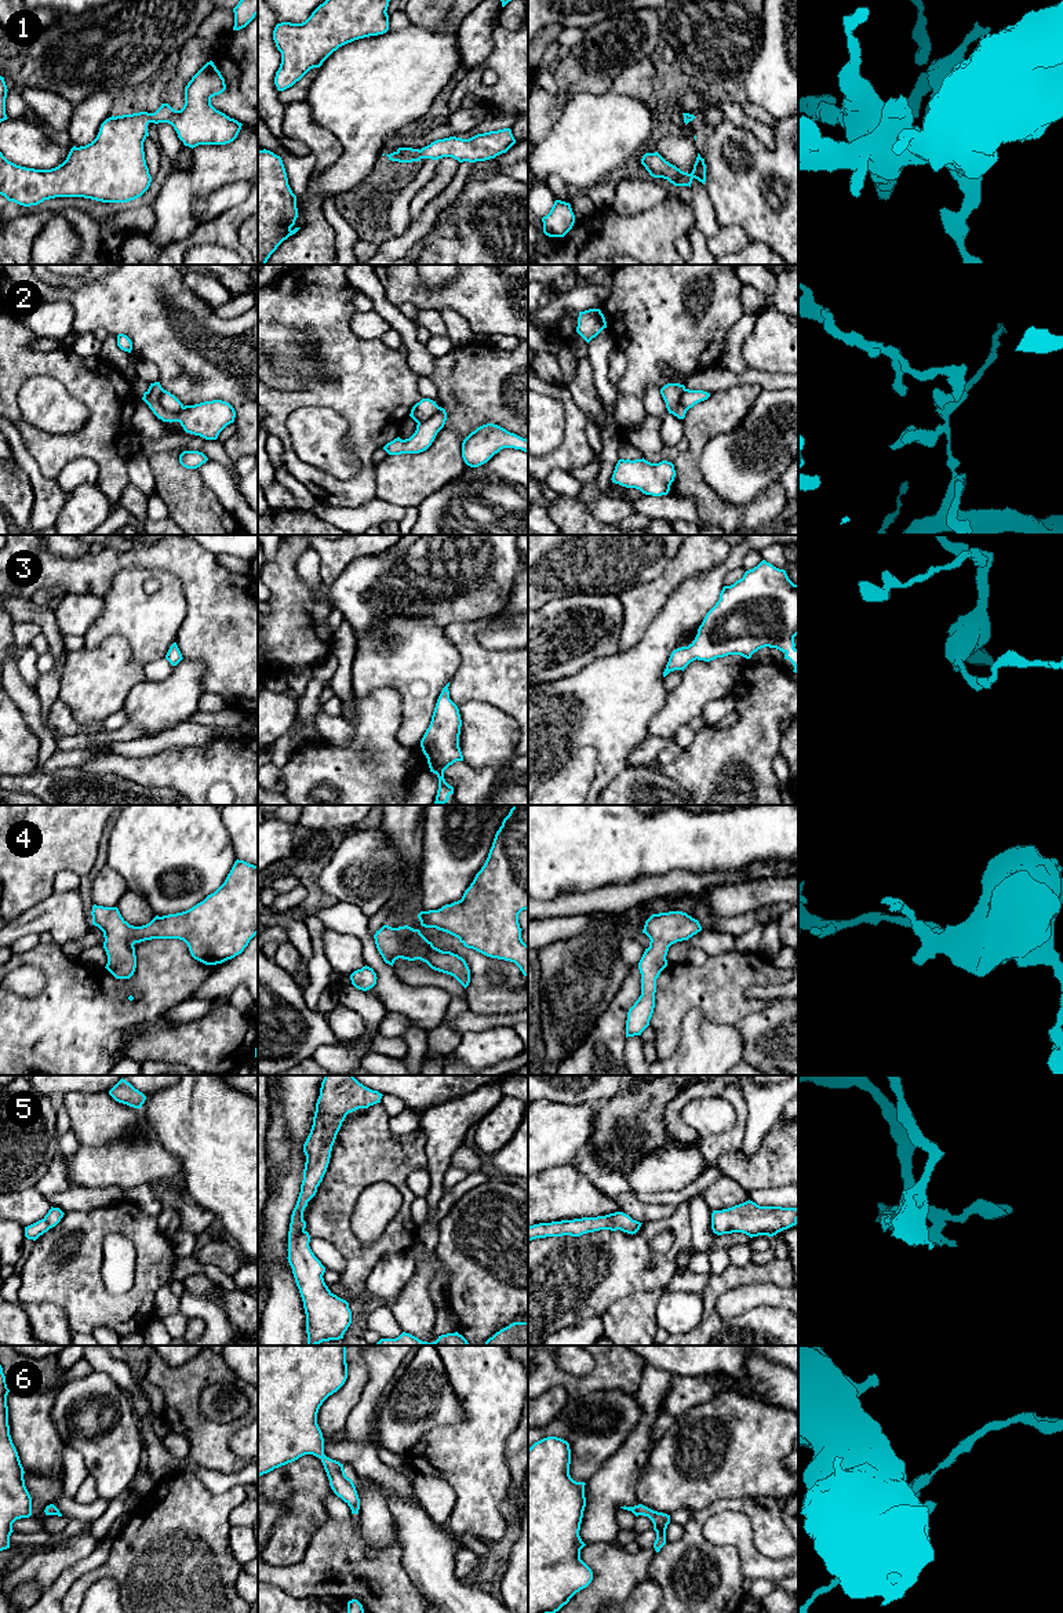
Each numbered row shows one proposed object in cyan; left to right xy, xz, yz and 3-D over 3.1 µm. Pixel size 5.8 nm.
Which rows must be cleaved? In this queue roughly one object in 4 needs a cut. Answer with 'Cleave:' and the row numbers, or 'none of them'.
Cleave: 2

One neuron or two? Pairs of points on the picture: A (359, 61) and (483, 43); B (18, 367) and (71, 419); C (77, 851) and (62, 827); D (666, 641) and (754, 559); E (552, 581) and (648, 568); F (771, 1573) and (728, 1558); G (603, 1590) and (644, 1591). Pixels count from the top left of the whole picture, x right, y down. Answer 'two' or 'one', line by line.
A: two
B: two
C: one
D: two
E: one
F: two
G: two

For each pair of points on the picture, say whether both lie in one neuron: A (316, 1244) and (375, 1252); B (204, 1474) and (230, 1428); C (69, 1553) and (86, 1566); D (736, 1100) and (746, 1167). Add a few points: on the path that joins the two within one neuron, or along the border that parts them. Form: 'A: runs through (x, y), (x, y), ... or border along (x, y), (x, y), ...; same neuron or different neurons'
A: border along (310, 1237), (335, 1246), (345, 1260), (341, 1273); different neurons
B: border along (189, 1456), (215, 1471), (239, 1471); different neurons
C: border along (98, 1542), (86, 1557), (68, 1566), (54, 1581); different neurons
D: border along (738, 1149), (724, 1153), (716, 1164); different neurons

